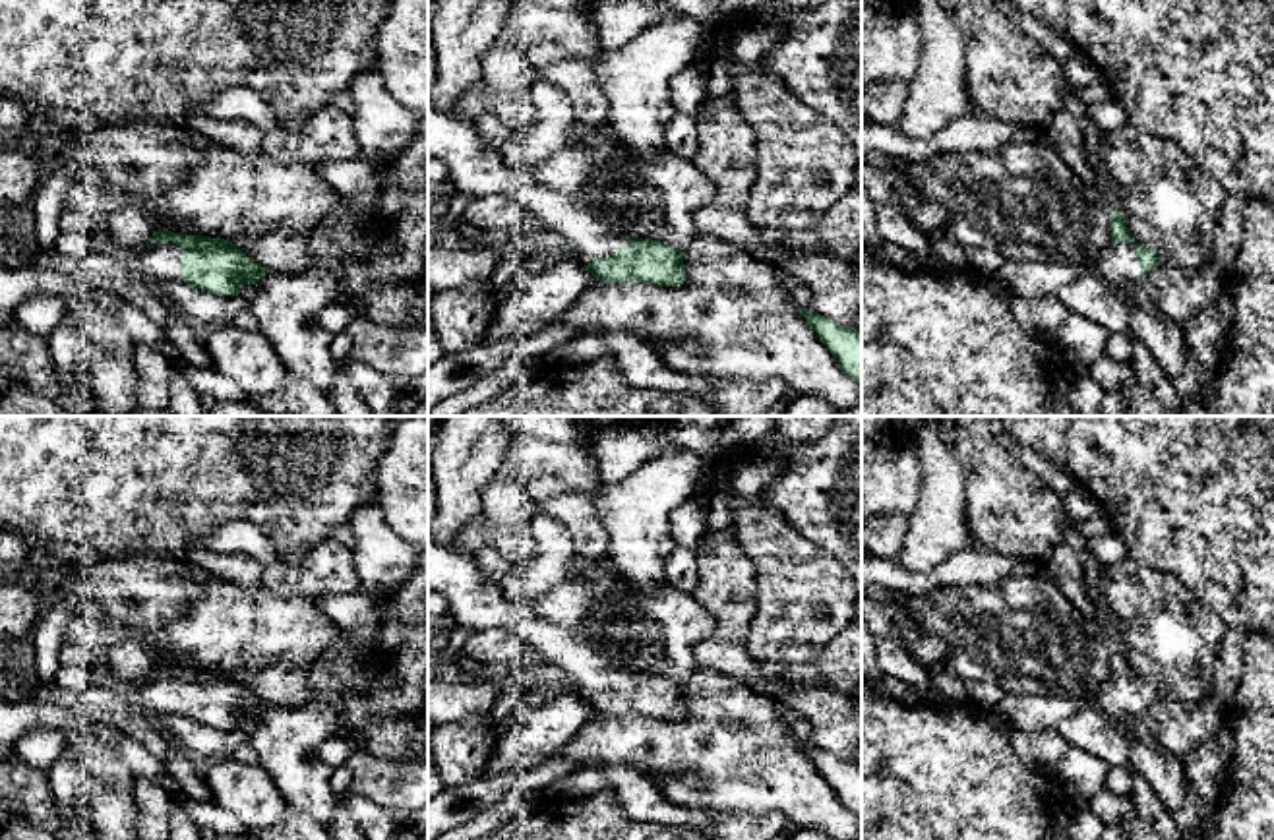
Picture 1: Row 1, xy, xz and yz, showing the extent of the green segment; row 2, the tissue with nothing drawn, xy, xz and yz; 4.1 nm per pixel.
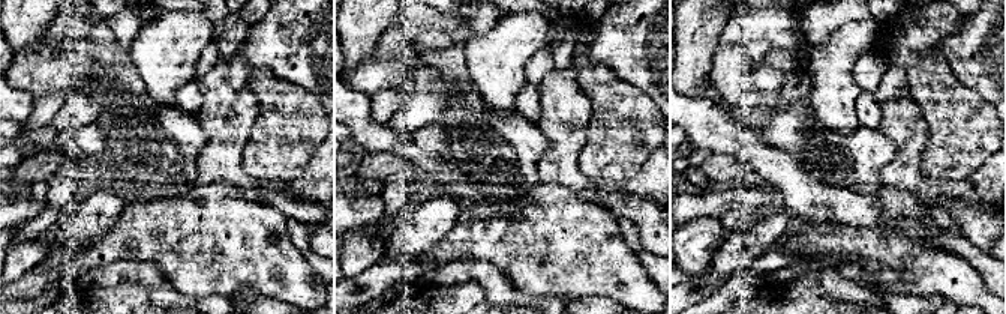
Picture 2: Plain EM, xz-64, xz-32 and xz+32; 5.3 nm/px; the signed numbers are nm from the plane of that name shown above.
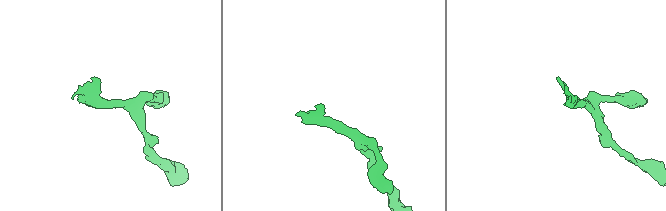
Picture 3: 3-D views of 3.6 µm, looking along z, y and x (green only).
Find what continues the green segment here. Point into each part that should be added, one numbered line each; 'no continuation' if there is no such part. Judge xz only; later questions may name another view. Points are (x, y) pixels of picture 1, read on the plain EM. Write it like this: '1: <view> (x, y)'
1: xz (473, 600)

